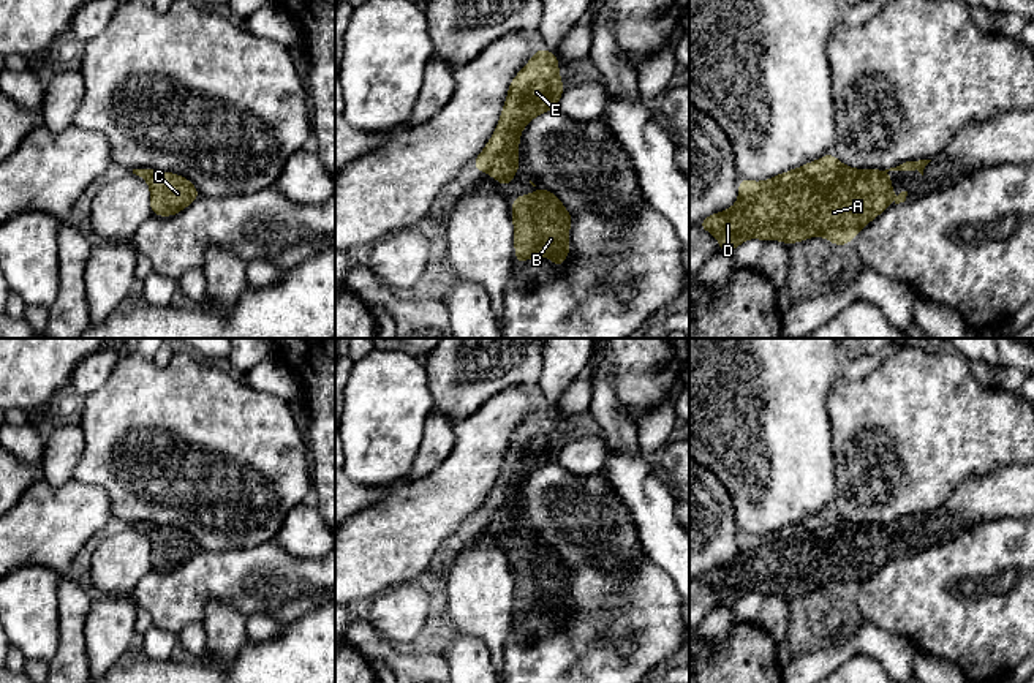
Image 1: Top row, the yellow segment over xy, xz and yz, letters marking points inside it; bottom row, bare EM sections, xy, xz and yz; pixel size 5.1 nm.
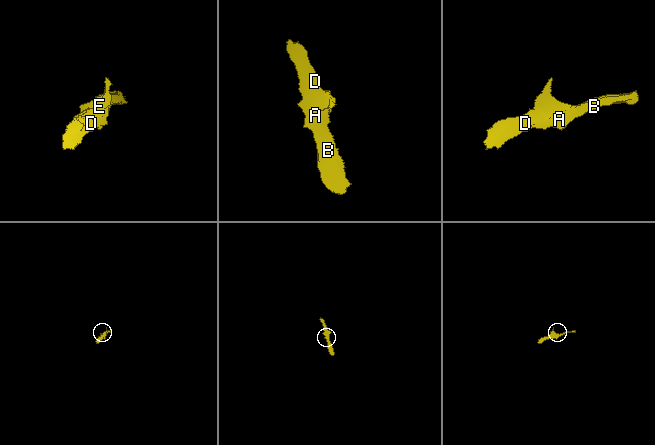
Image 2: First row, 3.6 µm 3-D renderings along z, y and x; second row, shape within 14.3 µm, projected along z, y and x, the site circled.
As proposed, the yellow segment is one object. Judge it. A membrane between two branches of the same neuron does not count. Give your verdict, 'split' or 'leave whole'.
leave whole

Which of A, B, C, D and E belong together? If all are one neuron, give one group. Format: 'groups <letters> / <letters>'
groups A B C D E

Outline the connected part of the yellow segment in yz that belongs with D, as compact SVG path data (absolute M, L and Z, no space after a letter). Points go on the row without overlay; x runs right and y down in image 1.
M825 508L764 536L740 533L737 558L697 580L710 585L726 607L753 591L791 599L817 588L843 602L892 557L906 555L908 545L892 553L887 526L917 523L923 530L930 515L906 515L885 525L854 523Z

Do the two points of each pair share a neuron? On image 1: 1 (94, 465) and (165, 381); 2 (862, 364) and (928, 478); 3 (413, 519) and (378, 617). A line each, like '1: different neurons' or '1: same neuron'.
1: same neuron
2: different neurons
3: different neurons

